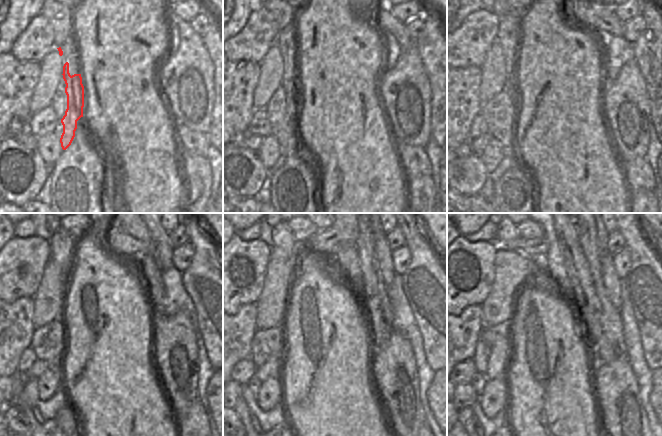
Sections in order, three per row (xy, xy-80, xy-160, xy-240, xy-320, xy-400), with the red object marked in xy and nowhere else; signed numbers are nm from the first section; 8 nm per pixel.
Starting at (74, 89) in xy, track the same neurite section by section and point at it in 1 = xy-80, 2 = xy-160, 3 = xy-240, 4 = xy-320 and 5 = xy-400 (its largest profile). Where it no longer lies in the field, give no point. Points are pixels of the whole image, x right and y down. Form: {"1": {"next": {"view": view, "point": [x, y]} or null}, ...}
{"1": {"next": {"view": "xy-80", "point": [290, 82]}}, "2": {"next": {"view": "xy-160", "point": [508, 35]}}, "3": {"next": {"view": "xy-240", "point": [62, 244]}}, "4": {"next": {"view": "xy-320", "point": [282, 237]}}, "5": {"next": {"view": "xy-400", "point": [503, 233]}}}

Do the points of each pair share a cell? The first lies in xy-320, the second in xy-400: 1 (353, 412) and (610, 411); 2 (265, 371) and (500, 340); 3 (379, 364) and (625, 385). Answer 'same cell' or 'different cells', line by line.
1: different cells
2: same cell
3: same cell

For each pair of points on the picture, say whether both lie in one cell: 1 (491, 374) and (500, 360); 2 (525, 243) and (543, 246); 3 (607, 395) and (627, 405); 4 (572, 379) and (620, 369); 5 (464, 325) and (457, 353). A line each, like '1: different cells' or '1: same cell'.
1: same cell
2: same cell
3: same cell
4: different cells
5: same cell

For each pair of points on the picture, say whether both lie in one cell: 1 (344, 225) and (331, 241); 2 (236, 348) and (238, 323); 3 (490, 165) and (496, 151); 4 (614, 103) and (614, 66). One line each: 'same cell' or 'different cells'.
1: same cell
2: same cell
3: same cell
4: different cells

